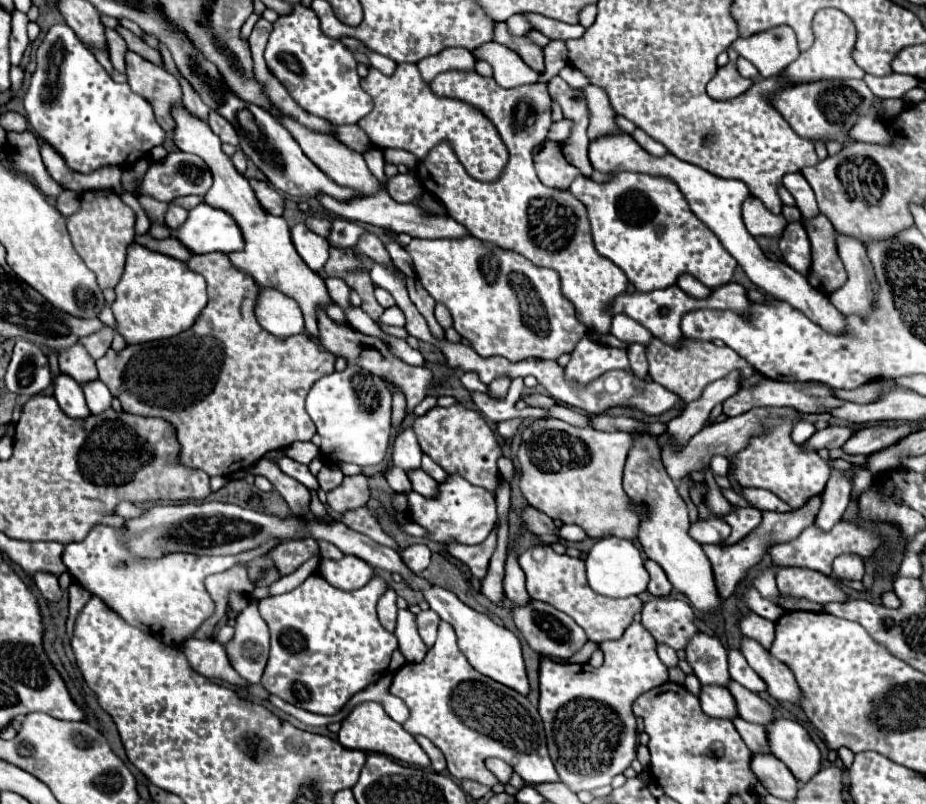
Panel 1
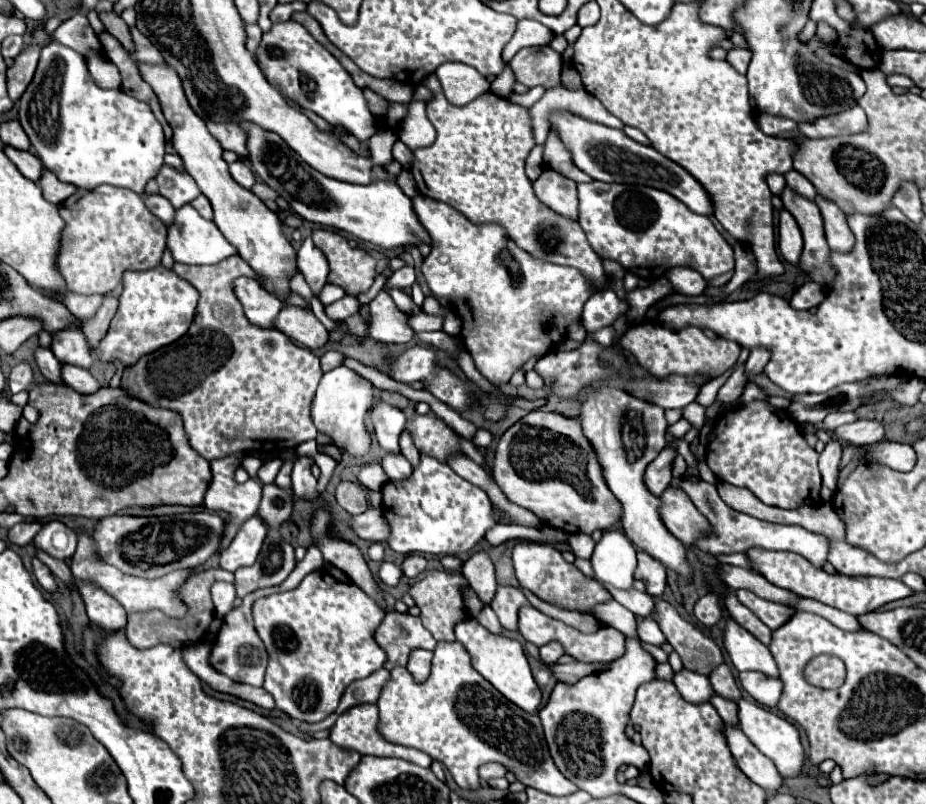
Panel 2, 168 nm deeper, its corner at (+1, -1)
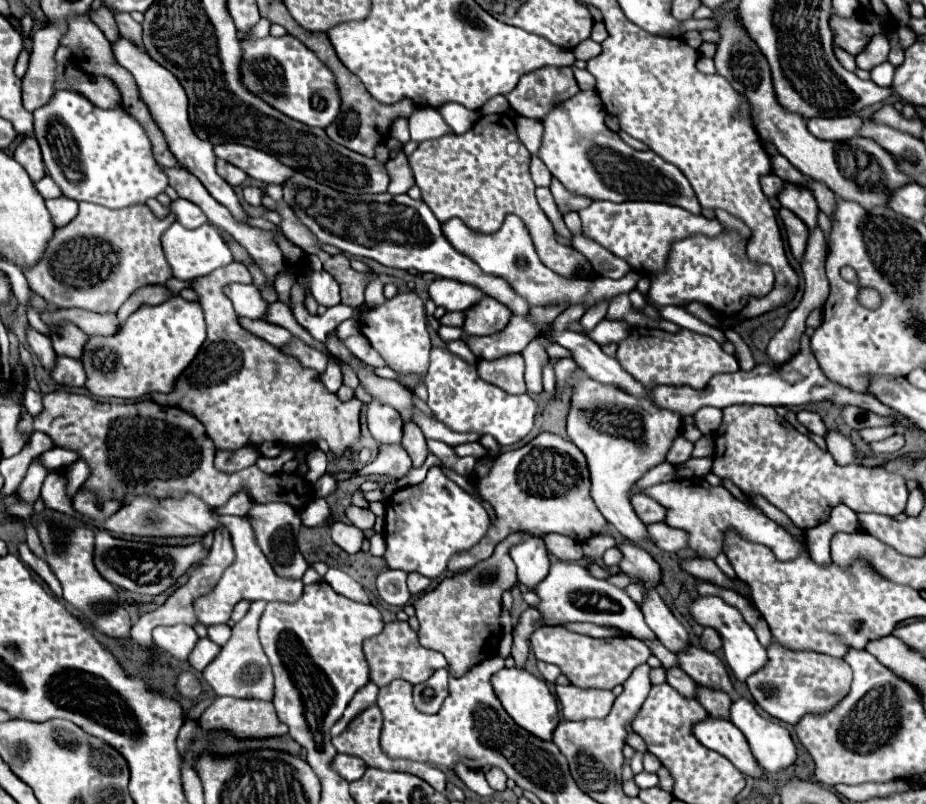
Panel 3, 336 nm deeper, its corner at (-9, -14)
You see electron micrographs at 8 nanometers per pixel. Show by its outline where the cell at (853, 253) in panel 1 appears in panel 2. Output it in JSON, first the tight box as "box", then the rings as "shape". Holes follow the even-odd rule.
{"box":[815,195,853,253],"shape":[[[817,195],[815,203],[821,209],[823,221],[825,221],[825,235],[827,235],[827,243],[833,251],[841,251],[841,253],[849,253],[853,249],[853,233],[849,231],[849,225],[845,223],[847,215],[831,201],[825,201],[823,197]]]}

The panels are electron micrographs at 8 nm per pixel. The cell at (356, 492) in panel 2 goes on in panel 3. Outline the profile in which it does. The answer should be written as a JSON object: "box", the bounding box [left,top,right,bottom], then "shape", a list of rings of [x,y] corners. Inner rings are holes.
{"box":[345,506,375,530],"shape":[[[349,506],[345,510],[347,518],[351,520],[353,526],[357,526],[359,530],[371,530],[373,524],[375,524],[375,514],[371,510],[363,510],[363,508],[357,508],[357,506]]]}

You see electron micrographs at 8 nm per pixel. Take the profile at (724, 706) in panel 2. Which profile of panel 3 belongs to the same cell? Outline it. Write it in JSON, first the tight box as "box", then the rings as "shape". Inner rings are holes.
{"box":[695,684,731,718],"shape":[[[699,684],[699,692],[695,692],[695,698],[711,716],[727,718],[727,712],[729,712],[729,706],[731,706],[729,694]]]}

